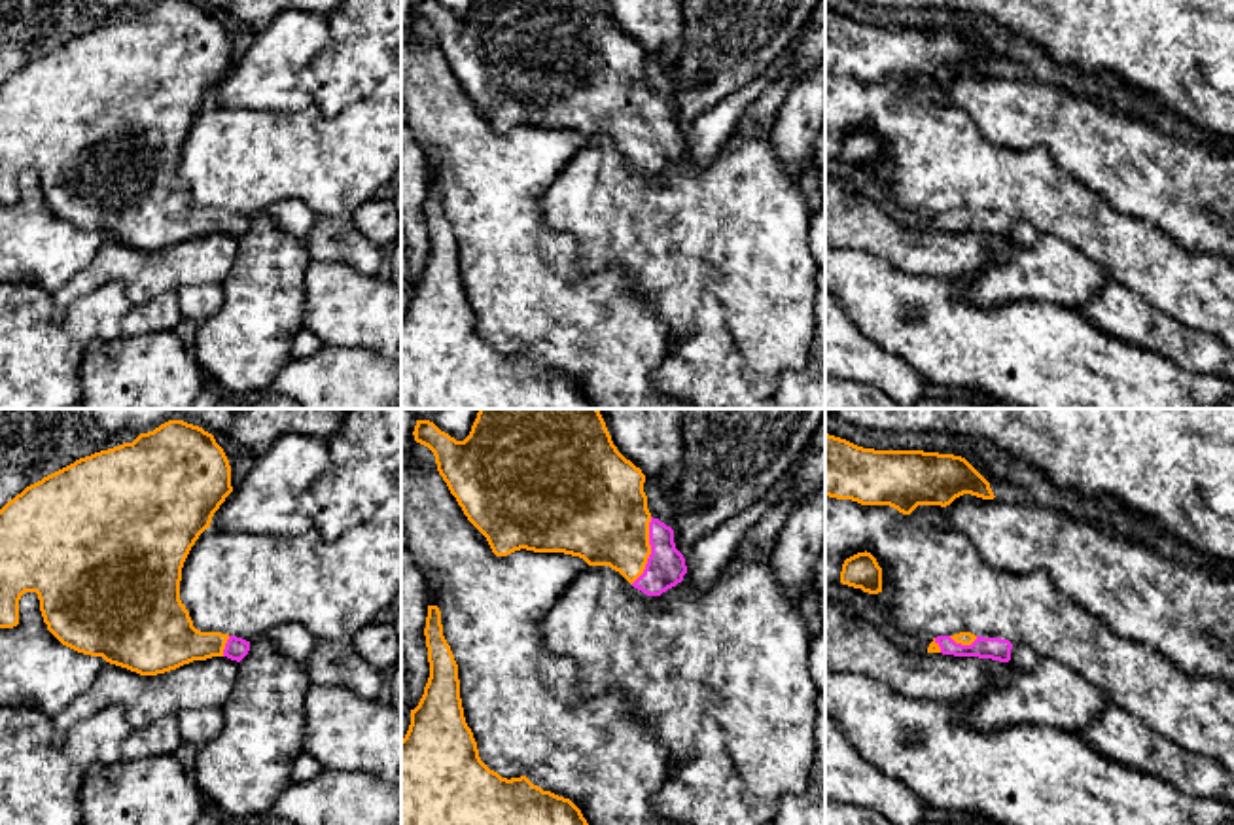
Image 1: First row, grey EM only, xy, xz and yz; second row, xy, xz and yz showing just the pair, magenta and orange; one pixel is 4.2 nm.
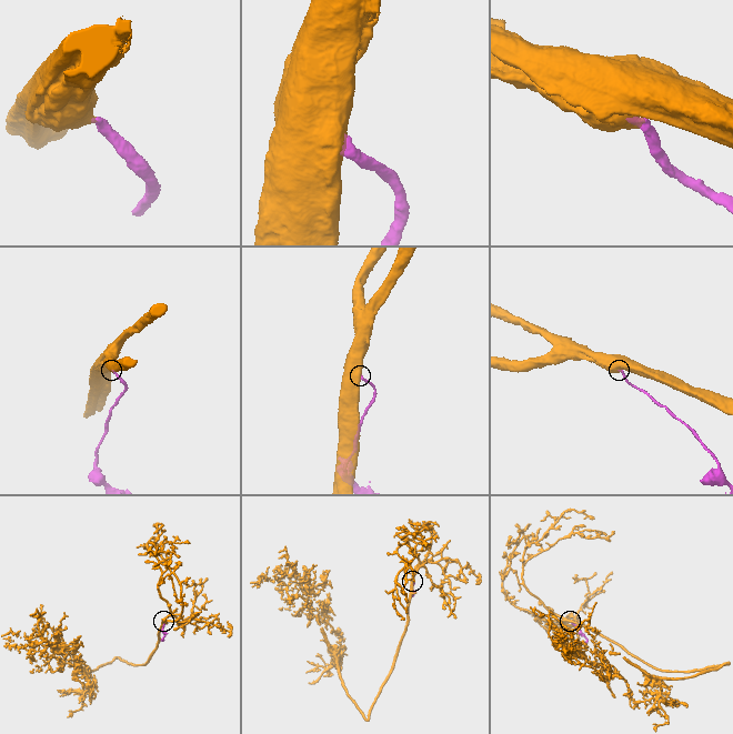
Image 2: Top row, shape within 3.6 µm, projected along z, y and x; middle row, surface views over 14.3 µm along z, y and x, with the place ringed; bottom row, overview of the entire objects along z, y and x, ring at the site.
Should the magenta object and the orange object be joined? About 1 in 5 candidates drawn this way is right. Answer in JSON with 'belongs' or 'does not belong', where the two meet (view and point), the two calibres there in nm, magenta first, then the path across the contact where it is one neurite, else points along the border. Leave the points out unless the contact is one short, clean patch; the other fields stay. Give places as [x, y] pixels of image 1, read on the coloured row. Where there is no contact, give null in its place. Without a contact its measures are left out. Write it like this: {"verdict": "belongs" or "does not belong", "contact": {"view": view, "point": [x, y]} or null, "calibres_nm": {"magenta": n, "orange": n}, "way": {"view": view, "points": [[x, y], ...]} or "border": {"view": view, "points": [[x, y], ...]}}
{"verdict": "belongs", "contact": {"view": "xz", "point": [652, 551]}, "calibres_nm": {"magenta": 170, "orange": 380}, "way": {"view": "xz", "points": [[665, 568], [652, 551], [633, 544], [604, 519]]}}

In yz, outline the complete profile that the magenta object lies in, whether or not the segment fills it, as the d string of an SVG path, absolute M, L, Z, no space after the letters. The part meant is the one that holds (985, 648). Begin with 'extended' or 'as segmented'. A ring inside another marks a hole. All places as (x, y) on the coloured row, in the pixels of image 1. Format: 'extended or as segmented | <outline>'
extended | M960 632L954 636L937 636L927 647L927 653L943 653L954 657L978 657L999 662L1011 660L1013 643L1001 638L982 638L971 632Z

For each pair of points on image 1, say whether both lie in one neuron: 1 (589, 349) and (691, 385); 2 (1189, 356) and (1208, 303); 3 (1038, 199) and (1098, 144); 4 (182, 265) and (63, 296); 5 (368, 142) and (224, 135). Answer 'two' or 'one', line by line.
1: two
2: two
3: two
4: one
5: one

